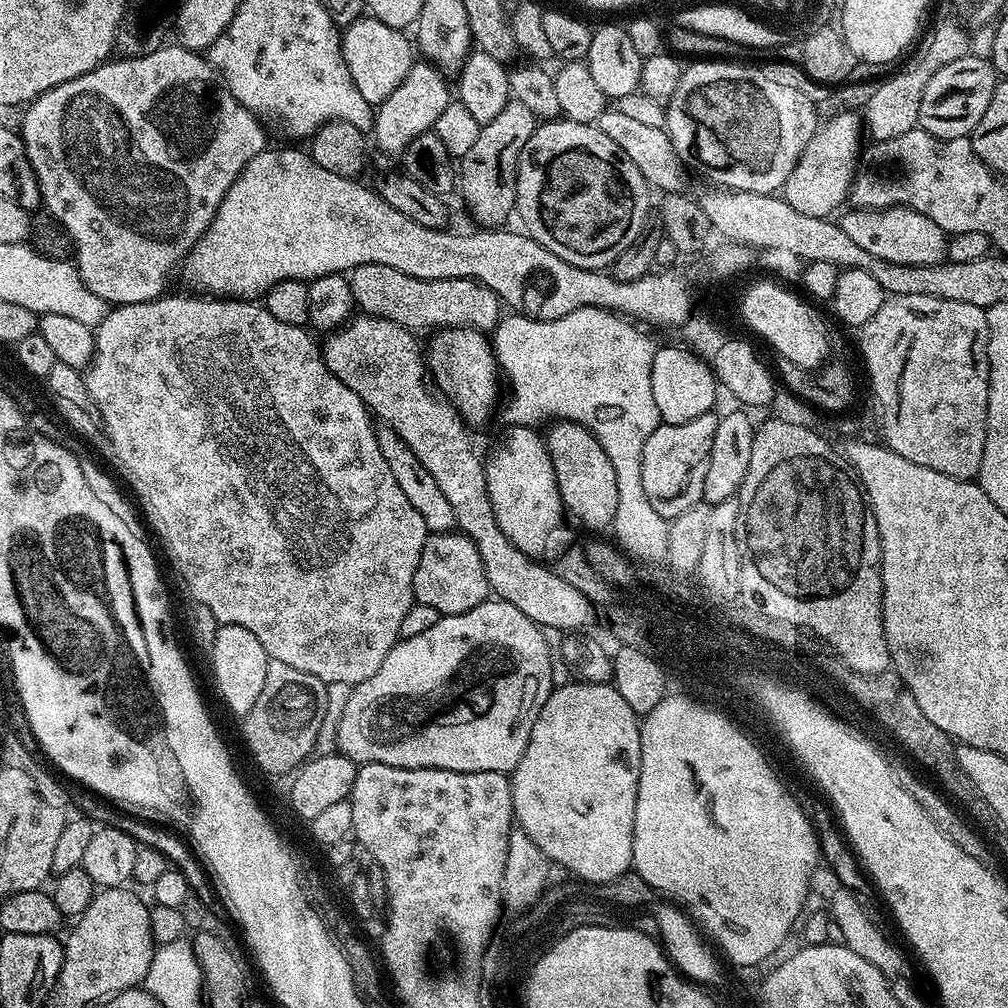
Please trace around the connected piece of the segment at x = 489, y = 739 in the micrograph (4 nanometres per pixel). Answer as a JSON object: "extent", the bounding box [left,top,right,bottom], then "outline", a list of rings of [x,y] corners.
{"extent":[334,598,554,774],"outline":[[[489,598],[466,610],[462,614],[441,616],[430,630],[417,634],[414,638],[397,640],[396,645],[386,654],[386,662],[378,670],[378,674],[370,674],[366,682],[355,685],[350,694],[350,702],[346,702],[346,710],[342,710],[342,718],[334,726],[336,732],[335,747],[349,756],[354,763],[385,764],[399,768],[437,768],[438,770],[454,770],[455,772],[502,772],[510,774],[522,762],[522,754],[530,742],[530,730],[546,702],[546,698],[553,690],[552,665],[554,657],[544,641],[545,633],[540,625],[535,624],[522,610],[510,606],[510,602],[499,598]]]}

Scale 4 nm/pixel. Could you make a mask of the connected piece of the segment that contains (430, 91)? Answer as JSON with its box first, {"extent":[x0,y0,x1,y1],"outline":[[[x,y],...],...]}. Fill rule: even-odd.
{"extent":[374,62,450,153],"outline":[[[427,62],[413,63],[410,74],[402,78],[402,86],[390,94],[374,112],[374,133],[376,144],[384,152],[403,153],[404,147],[418,134],[433,131],[436,127],[438,114],[446,110],[450,102],[448,84],[445,73],[441,72],[434,64]]]}

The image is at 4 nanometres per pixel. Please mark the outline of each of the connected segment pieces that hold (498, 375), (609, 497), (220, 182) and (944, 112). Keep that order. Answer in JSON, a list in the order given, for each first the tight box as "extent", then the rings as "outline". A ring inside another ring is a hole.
[{"extent":[426,328,502,425],"outline":[[[445,328],[437,331],[437,335],[429,344],[426,344],[426,367],[434,381],[435,387],[447,399],[451,400],[460,417],[464,419],[465,425],[484,424],[492,416],[492,411],[497,411],[496,395],[502,388],[502,373],[496,363],[496,354],[492,350],[492,341],[483,332],[474,328]]]},{"extent":[546,420,618,529],"outline":[[[557,420],[551,425],[553,428],[546,432],[548,458],[554,468],[554,478],[558,486],[558,494],[562,498],[567,515],[572,516],[580,524],[588,528],[611,529],[614,514],[618,510],[618,478],[614,478],[614,466],[610,466],[610,458],[606,458],[606,450],[594,438],[590,430],[572,420]]]},{"extent":[18,42,266,306],"outline":[[[176,42],[171,44],[169,43],[167,46],[153,52],[144,52],[140,56],[109,59],[107,62],[99,64],[94,70],[83,72],[78,78],[54,86],[49,92],[44,92],[41,96],[36,97],[31,104],[23,109],[24,117],[21,118],[20,125],[18,125],[19,134],[24,139],[24,152],[28,155],[28,161],[40,187],[40,199],[43,207],[48,215],[58,221],[64,231],[68,233],[70,248],[74,256],[76,252],[74,263],[80,272],[84,285],[90,290],[94,290],[94,294],[98,294],[98,298],[102,298],[112,306],[150,302],[165,295],[164,283],[167,282],[168,275],[175,268],[177,271],[184,255],[192,249],[196,239],[208,229],[214,214],[218,210],[218,206],[222,202],[222,198],[226,194],[226,190],[230,190],[230,186],[238,178],[240,171],[266,147],[266,141],[264,141],[265,125],[260,117],[252,113],[234,96],[232,91],[224,84],[224,81],[220,79],[219,71],[214,65],[199,51],[183,47]],[[111,108],[120,115],[120,120],[124,123],[124,128],[128,131],[133,146],[140,151],[141,158],[148,163],[144,168],[144,172],[148,175],[149,182],[156,184],[159,180],[165,180],[168,183],[168,188],[144,188],[141,192],[120,192],[120,176],[116,173],[120,168],[120,144],[116,140],[96,140],[96,128],[101,128],[104,132],[112,132],[116,128],[115,118],[104,116]]]},{"extent":[919,54,998,140],"outline":[[[969,54],[958,58],[958,62],[950,62],[950,66],[942,66],[930,78],[926,94],[922,94],[919,127],[943,140],[971,137],[978,122],[982,122],[982,114],[986,114],[986,106],[990,106],[990,98],[994,98],[997,83],[998,73],[991,60]]]}]

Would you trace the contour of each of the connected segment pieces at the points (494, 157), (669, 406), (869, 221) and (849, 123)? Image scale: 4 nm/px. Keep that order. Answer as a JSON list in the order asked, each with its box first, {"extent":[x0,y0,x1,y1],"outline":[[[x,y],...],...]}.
[{"extent":[458,98,538,230],"outline":[[[509,98],[506,106],[494,117],[494,122],[483,125],[470,150],[458,160],[458,193],[477,225],[492,230],[516,210],[516,167],[526,142],[534,134],[538,117],[525,103]]]},{"extent":[650,347,718,424],"outline":[[[657,347],[650,370],[650,390],[654,390],[654,403],[658,405],[658,414],[665,424],[691,422],[698,418],[698,414],[706,414],[717,407],[718,381],[711,367],[696,352],[681,347]]]},{"extent":[839,207,949,266],"outline":[[[853,207],[844,217],[839,217],[839,224],[846,234],[850,234],[850,242],[862,246],[874,258],[882,258],[886,262],[905,264],[906,266],[930,266],[939,264],[945,259],[948,251],[949,237],[938,226],[938,222],[930,222],[926,214],[918,214],[913,208],[857,208]]]},{"extent":[782,112,862,218],"outline":[[[840,112],[817,127],[814,138],[810,138],[806,150],[802,150],[794,170],[790,170],[790,178],[786,178],[782,189],[784,200],[790,202],[794,210],[828,218],[843,200],[849,199],[852,178],[856,174],[862,151],[860,132],[862,136],[861,117],[852,112]]]}]

